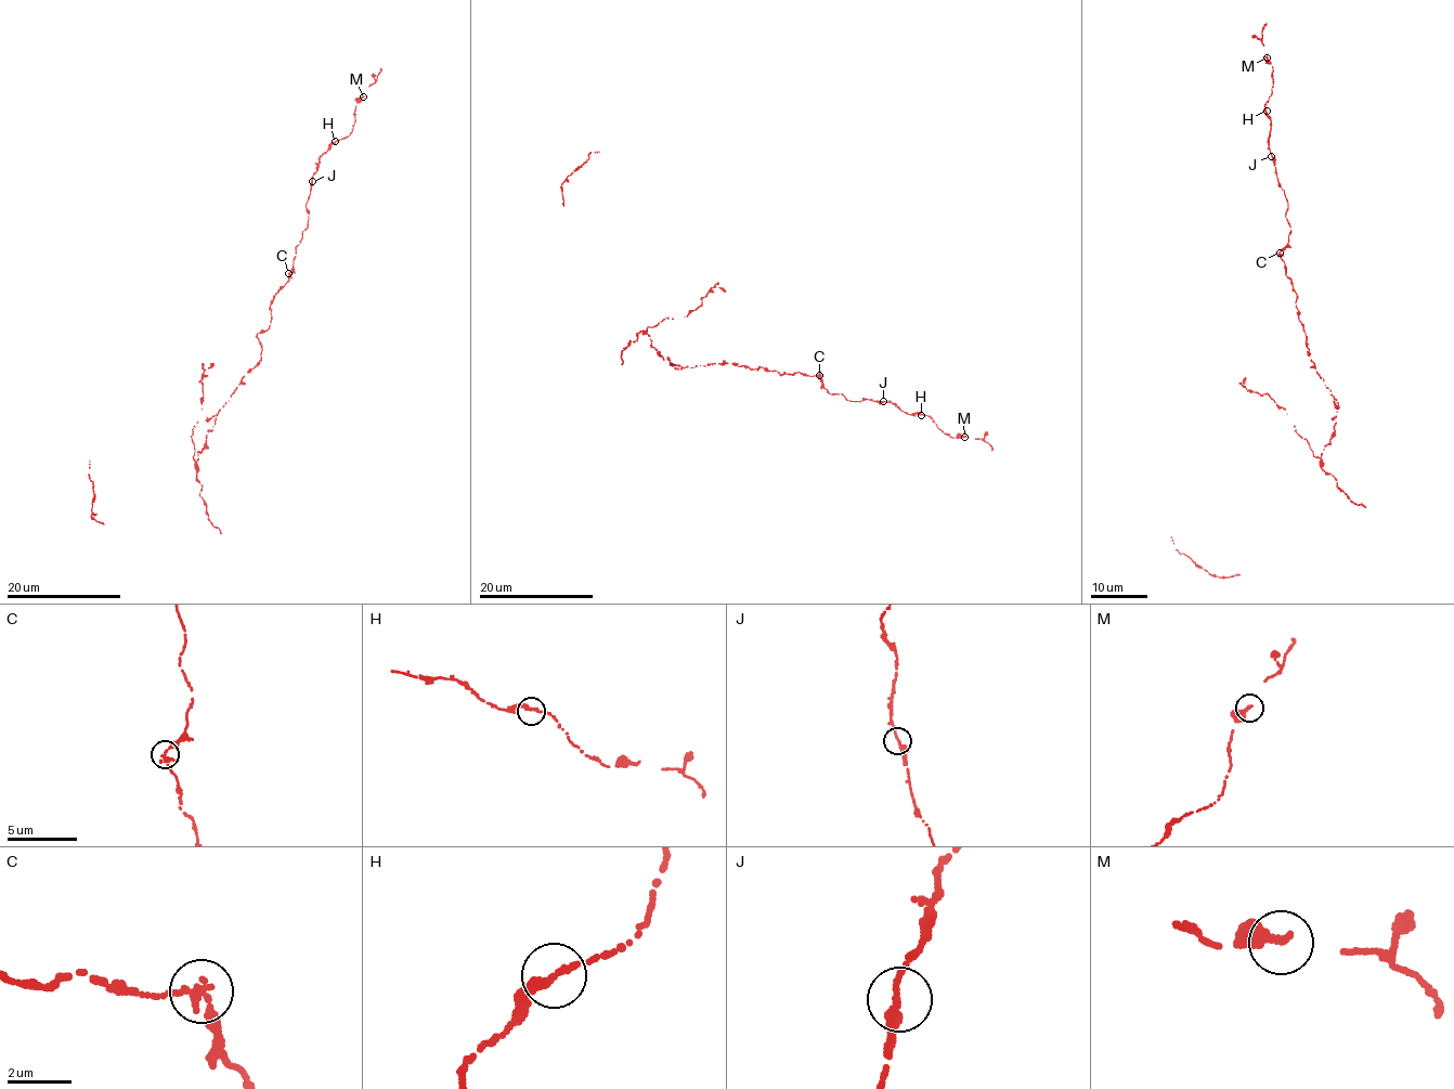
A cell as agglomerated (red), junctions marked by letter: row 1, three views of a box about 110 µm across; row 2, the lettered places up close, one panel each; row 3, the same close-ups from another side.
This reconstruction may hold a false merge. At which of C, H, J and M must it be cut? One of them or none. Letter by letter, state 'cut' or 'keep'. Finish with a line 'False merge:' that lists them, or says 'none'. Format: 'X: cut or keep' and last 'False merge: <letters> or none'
C: keep
H: keep
J: keep
M: keep
False merge: none

